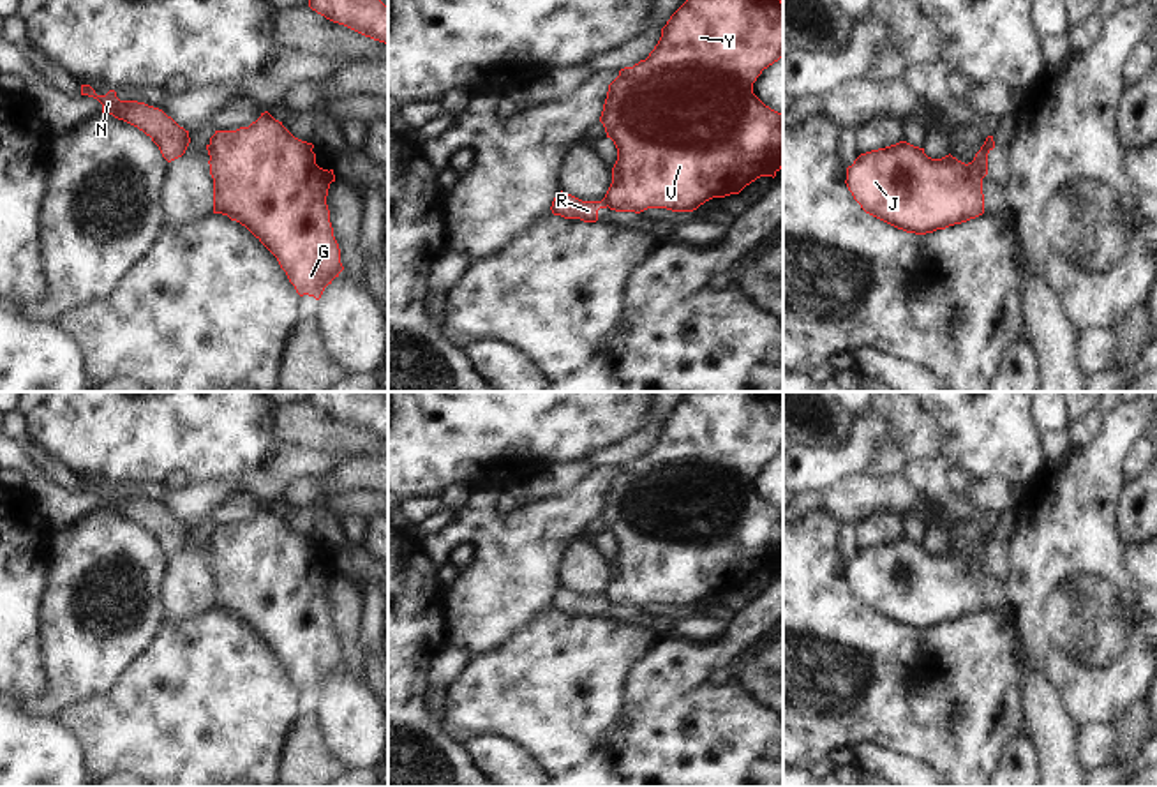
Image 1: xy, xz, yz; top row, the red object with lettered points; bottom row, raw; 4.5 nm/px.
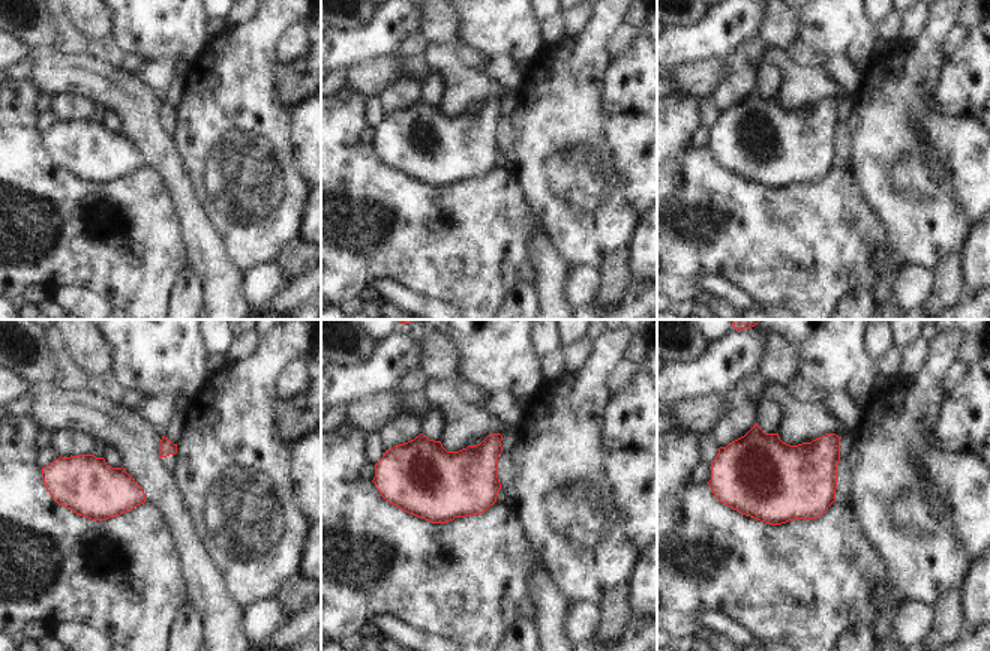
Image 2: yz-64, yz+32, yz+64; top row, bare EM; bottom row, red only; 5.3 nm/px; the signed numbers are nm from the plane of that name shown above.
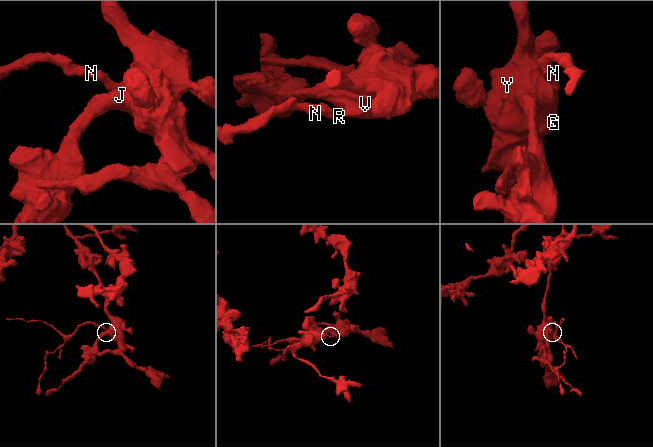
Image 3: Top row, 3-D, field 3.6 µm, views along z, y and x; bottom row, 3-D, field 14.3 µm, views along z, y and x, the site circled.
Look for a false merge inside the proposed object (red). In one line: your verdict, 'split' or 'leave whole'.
split

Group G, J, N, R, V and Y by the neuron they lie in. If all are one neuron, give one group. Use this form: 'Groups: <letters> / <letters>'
Groups: G J V Y / N R

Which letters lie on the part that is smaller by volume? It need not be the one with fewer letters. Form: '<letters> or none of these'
N, R

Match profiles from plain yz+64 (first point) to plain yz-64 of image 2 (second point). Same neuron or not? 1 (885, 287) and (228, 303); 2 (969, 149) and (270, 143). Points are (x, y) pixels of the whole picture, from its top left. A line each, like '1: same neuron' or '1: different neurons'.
1: same neuron
2: different neurons

